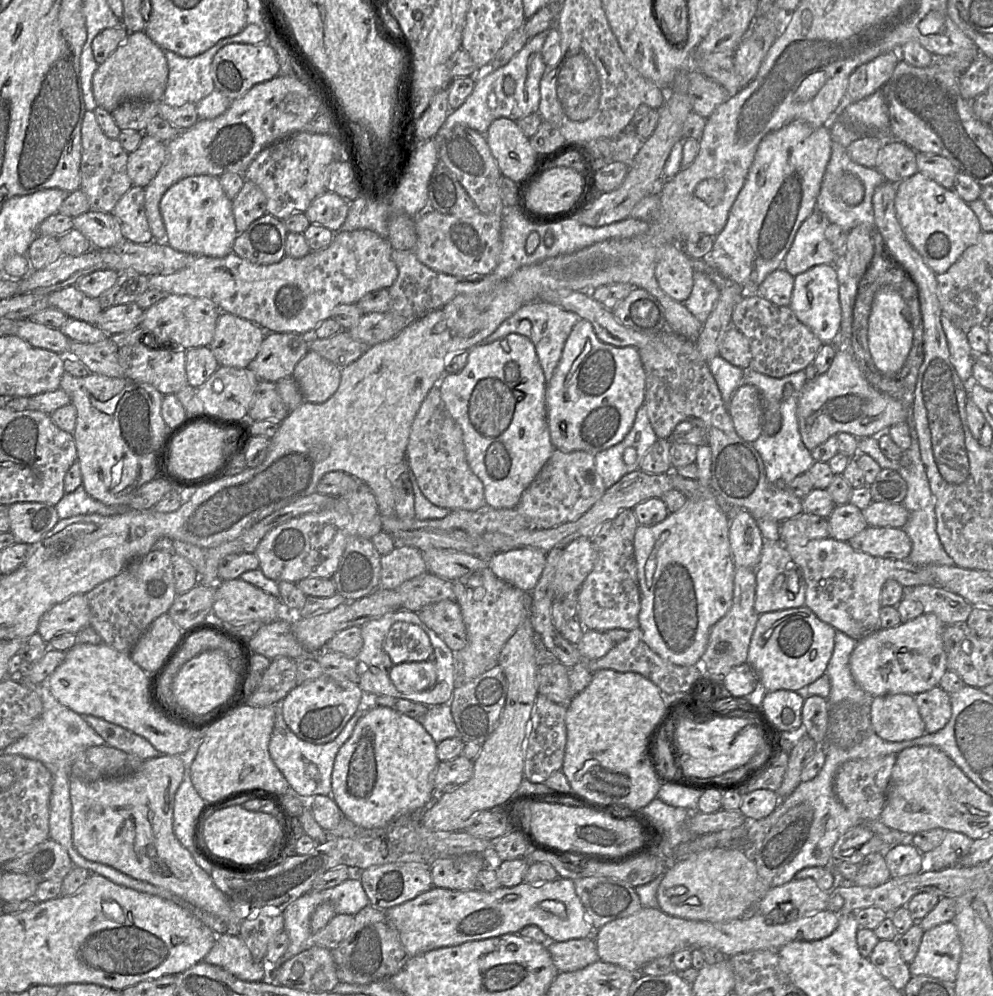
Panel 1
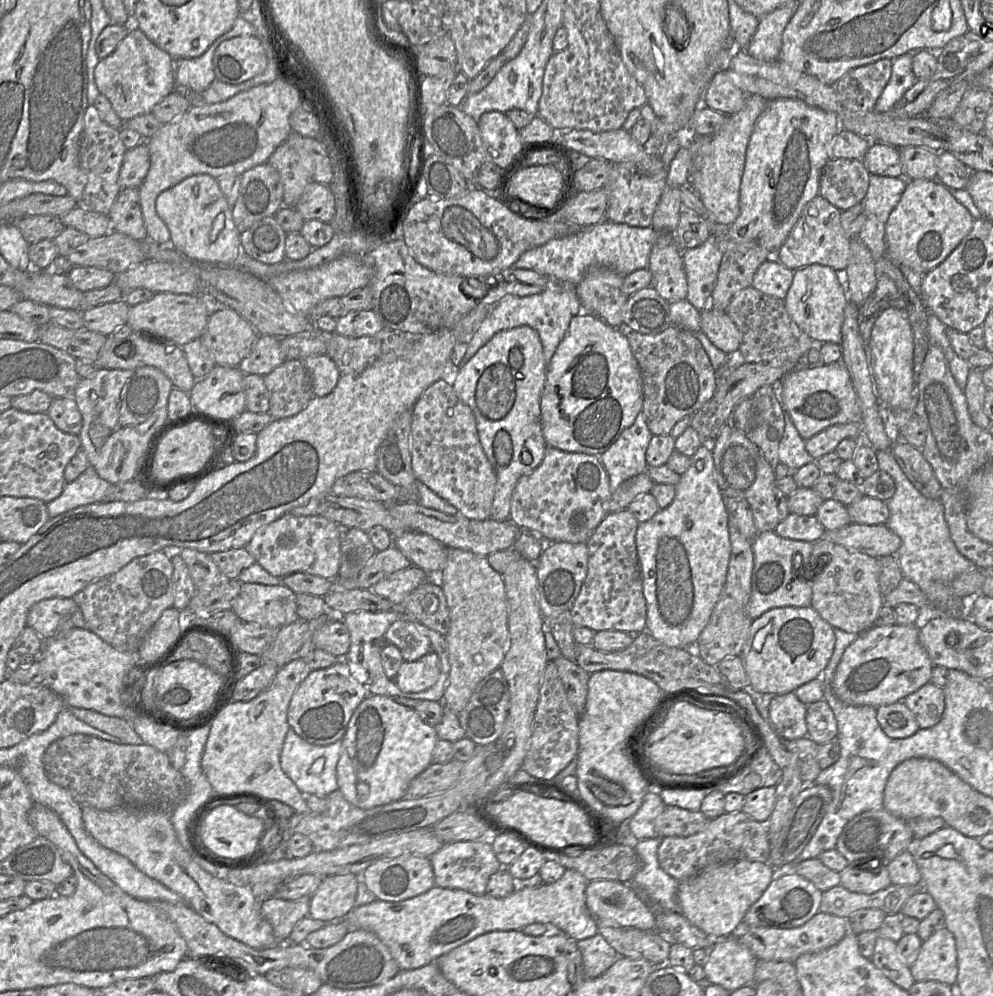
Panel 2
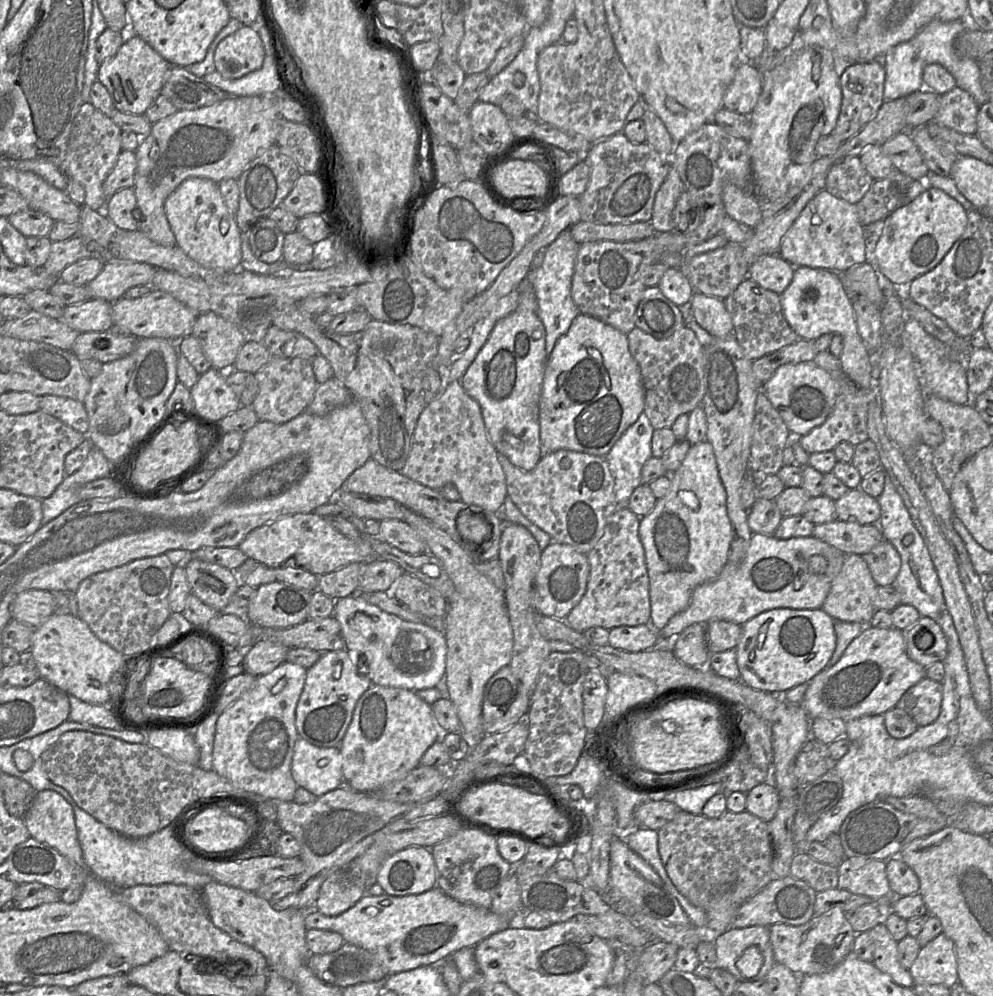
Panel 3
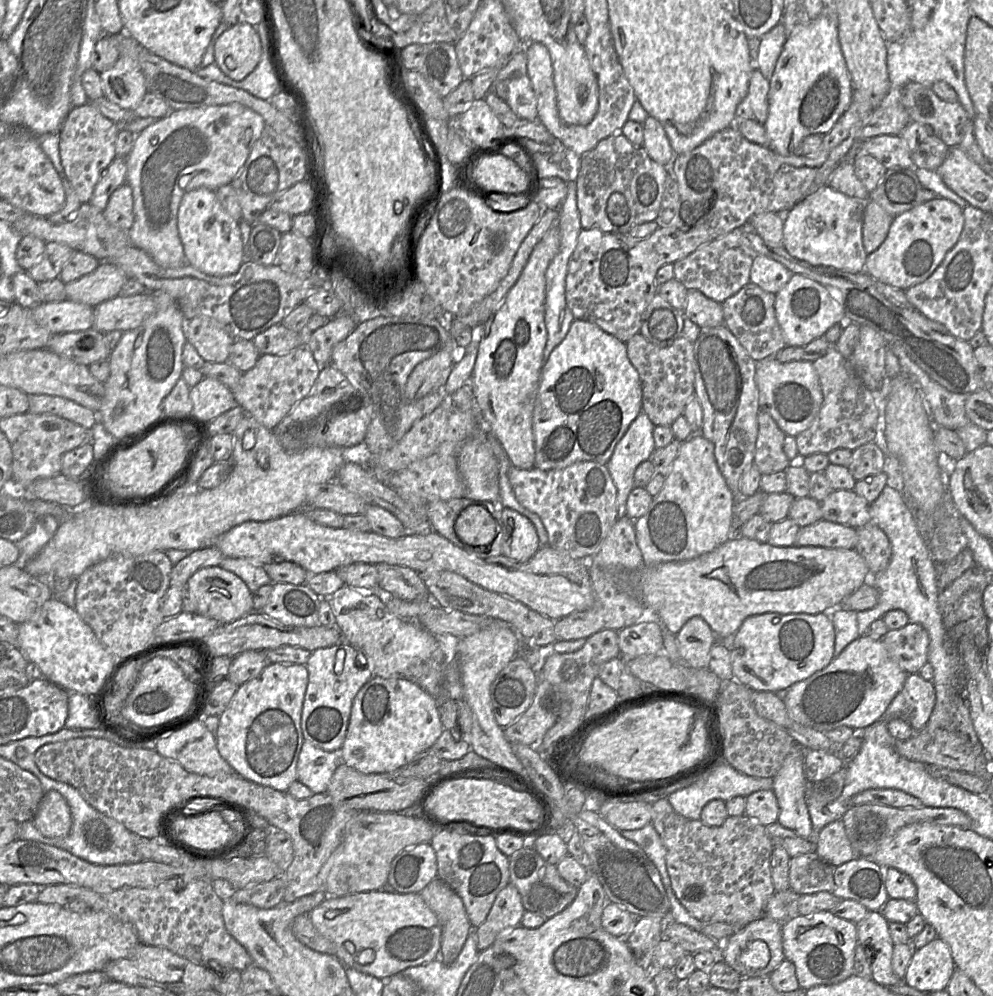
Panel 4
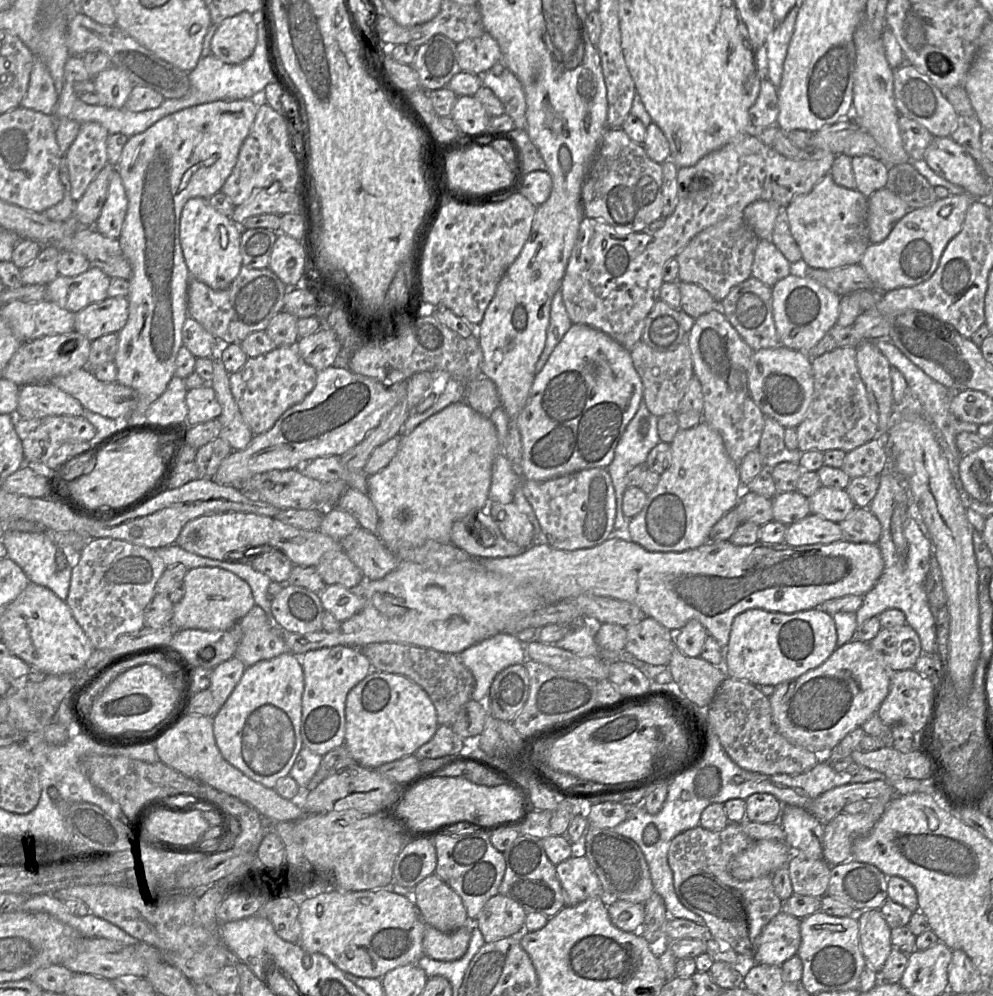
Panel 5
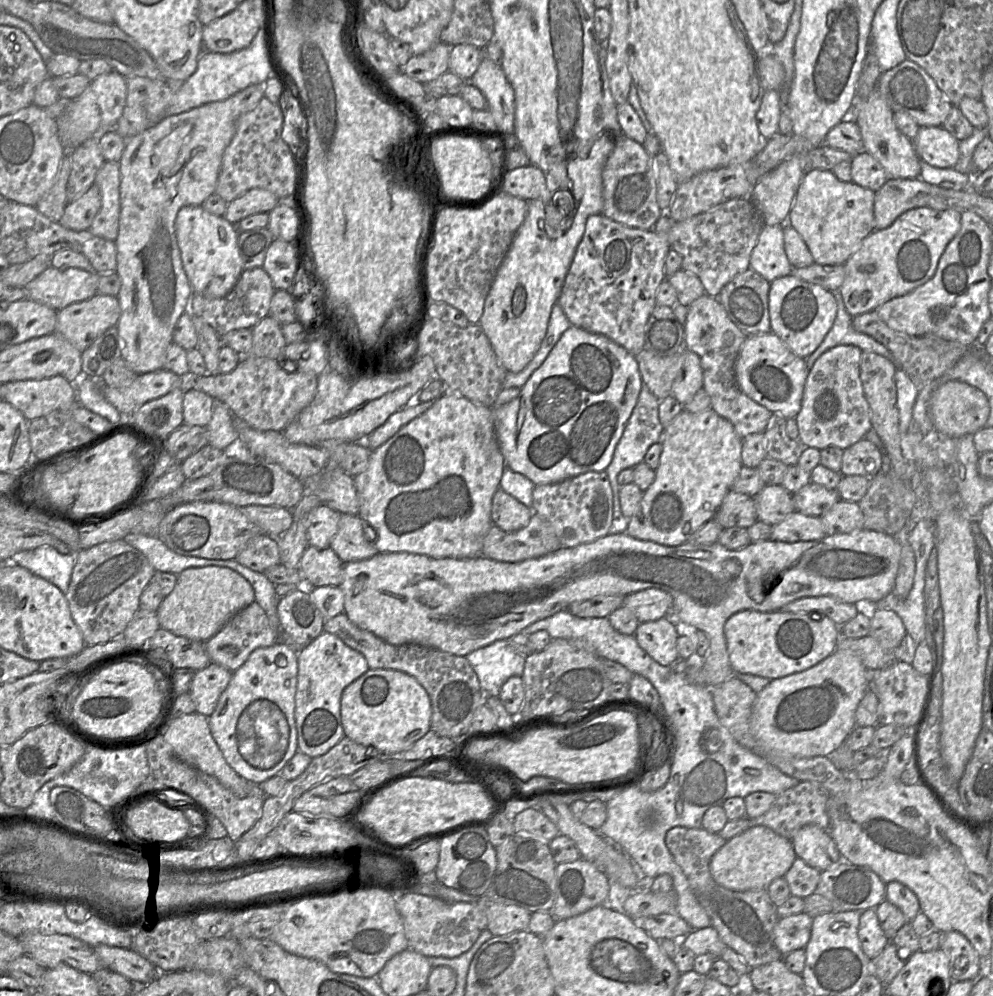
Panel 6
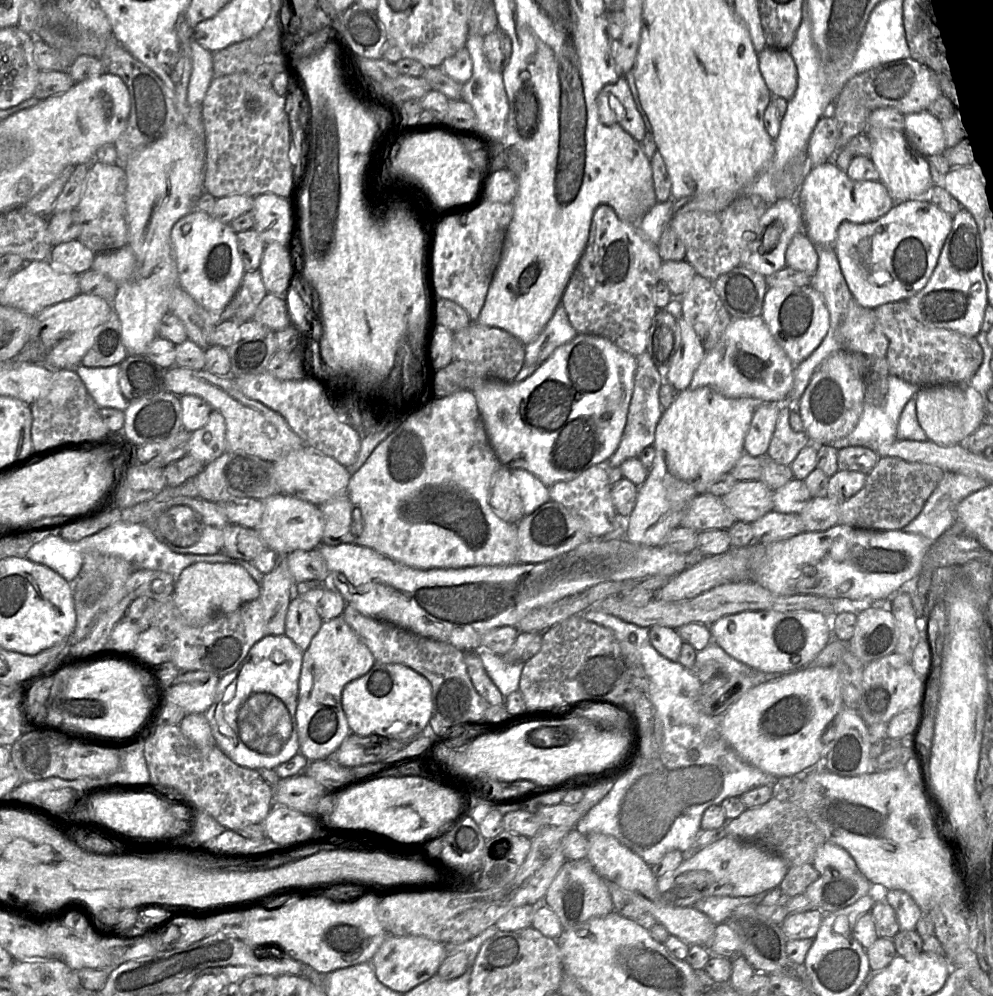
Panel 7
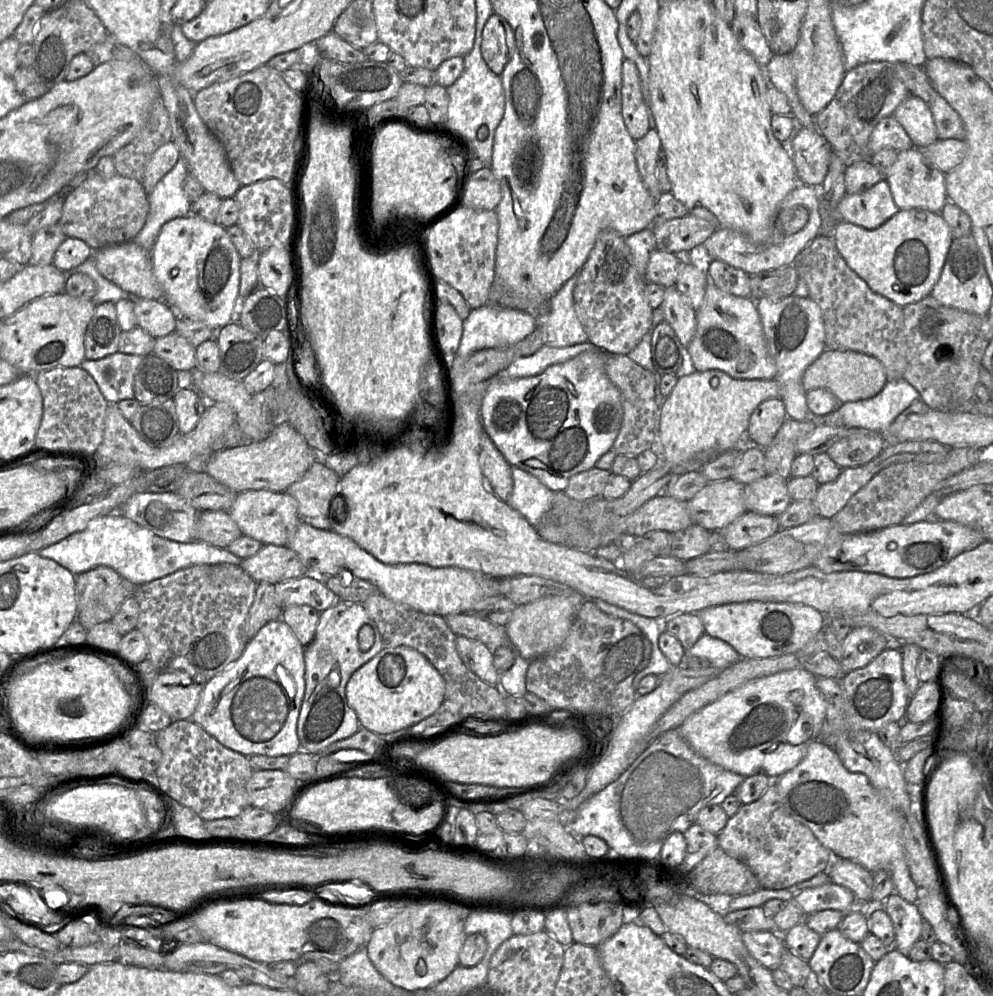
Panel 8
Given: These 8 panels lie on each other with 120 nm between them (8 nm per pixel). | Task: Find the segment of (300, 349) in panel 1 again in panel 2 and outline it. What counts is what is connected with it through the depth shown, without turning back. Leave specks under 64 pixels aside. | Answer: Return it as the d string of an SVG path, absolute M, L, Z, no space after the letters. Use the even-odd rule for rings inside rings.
M258 335L251 352L237 367L243 374L265 376L286 361L280 347L280 338Z

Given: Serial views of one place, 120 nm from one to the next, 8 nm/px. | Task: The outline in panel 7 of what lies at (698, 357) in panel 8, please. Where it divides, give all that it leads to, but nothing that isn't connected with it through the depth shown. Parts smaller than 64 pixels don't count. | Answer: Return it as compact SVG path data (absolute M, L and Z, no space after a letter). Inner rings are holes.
M762 316L732 318L715 347L707 351L688 388L711 387L729 398L752 397L764 402L787 402L795 364L775 341Z

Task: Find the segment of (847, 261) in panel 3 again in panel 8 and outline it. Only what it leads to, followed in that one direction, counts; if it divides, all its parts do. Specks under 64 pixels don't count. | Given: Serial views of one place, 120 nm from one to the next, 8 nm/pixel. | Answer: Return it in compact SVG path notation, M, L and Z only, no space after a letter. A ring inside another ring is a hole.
M881 179L871 188L856 194L846 194L836 208L837 221L845 221L872 230L895 215L896 206L889 184Z

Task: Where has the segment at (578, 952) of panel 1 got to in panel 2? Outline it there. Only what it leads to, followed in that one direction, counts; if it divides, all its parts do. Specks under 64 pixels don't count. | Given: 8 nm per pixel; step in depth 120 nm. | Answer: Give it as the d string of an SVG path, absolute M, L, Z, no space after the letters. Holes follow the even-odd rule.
M599 933L590 938L577 941L577 946L582 955L585 979L599 977L619 958L615 949Z

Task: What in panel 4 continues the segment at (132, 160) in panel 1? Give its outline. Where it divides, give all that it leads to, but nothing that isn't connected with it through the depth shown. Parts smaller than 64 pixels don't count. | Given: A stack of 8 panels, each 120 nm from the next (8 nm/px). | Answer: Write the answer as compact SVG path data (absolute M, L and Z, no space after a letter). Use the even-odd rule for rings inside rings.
M115 157L102 173L88 203L103 212L112 193L126 183L126 176L126 157Z

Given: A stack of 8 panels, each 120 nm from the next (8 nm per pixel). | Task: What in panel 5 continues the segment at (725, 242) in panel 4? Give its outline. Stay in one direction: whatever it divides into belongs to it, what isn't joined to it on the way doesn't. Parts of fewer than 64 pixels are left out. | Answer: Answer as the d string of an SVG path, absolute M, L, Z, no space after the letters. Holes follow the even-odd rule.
M743 215L729 216L699 232L676 256L679 265L677 281L701 286L720 303L734 286L752 276L758 240Z

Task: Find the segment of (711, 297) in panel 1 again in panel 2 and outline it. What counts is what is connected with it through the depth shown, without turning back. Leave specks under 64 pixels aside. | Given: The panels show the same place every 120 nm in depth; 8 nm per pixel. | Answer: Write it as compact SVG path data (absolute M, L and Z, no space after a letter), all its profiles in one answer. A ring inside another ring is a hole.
M710 235L695 248L682 249L684 270L687 279L687 297L697 310L707 308L715 287L723 257L722 240Z

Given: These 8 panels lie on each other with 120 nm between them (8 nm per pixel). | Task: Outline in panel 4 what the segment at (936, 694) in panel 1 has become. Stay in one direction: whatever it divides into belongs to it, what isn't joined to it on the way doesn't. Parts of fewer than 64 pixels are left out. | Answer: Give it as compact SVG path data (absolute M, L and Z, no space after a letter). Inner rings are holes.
M919 673L908 674L903 688L895 696L879 720L886 723L892 719L904 720L910 724L915 733L918 733L926 727L933 712L935 702L936 690L933 681L925 680Z

